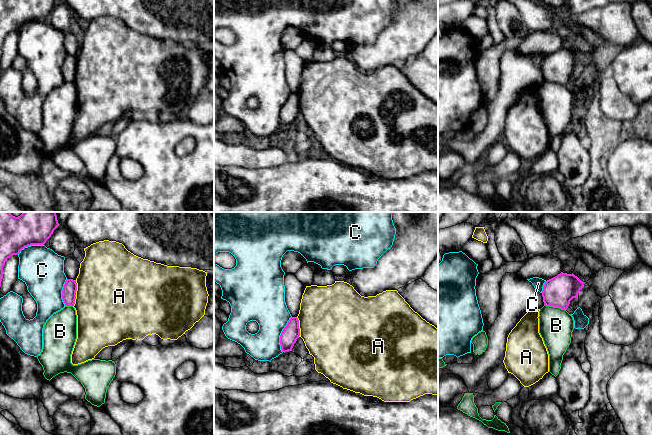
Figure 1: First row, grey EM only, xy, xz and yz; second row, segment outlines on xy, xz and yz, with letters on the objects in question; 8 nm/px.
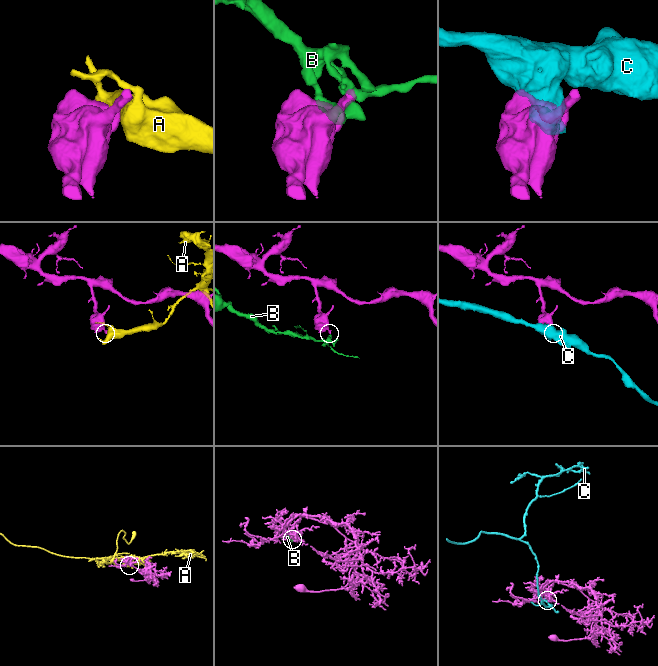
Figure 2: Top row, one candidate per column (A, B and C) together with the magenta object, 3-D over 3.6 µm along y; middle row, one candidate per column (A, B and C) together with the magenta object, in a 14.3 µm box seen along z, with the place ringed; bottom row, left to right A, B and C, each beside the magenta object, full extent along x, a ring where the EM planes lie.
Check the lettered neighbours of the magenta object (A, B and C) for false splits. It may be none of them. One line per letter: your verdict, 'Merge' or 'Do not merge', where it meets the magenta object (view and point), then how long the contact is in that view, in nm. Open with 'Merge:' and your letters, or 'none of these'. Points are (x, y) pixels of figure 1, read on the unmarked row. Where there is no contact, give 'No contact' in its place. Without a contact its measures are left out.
Merge: none of these
A: Do not merge. Touches magenta at xy (75, 69). Shared border 220 nm
B: Do not merge. Touches magenta at yz (555, 82). Shared border 180 nm
C: Do not merge. Touches magenta at xz (281, 110). Shared border 300 nm

